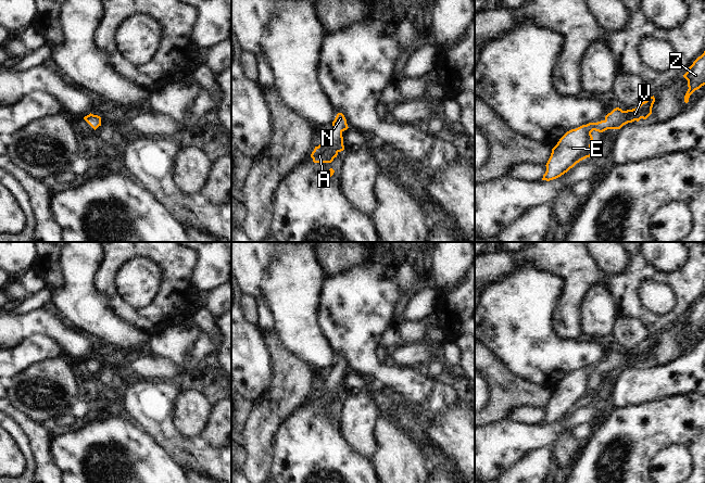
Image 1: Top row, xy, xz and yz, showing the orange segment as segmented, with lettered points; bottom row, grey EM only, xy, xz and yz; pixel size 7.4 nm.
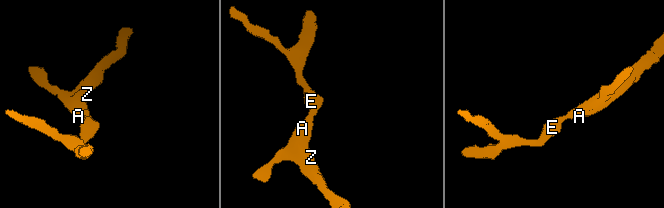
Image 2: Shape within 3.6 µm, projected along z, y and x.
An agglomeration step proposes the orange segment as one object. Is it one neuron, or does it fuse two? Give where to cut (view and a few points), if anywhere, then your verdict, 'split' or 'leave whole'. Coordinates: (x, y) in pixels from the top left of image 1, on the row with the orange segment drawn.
no cut | leave whole

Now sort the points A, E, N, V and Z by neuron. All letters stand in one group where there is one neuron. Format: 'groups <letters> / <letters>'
groups A E N V Z

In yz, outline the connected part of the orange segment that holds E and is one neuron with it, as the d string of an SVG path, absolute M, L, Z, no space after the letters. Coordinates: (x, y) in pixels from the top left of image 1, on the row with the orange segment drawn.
M653 96L632 110L622 111L616 107L605 116L604 120L589 123L567 131L552 149L542 180L556 179L580 161L592 156L594 149L591 147L593 140L591 132L593 130L603 132L607 129L620 129L628 123L646 119L652 114L654 102Z

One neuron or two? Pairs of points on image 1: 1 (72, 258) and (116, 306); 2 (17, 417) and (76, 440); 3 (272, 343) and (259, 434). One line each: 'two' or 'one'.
1: two
2: two
3: one

